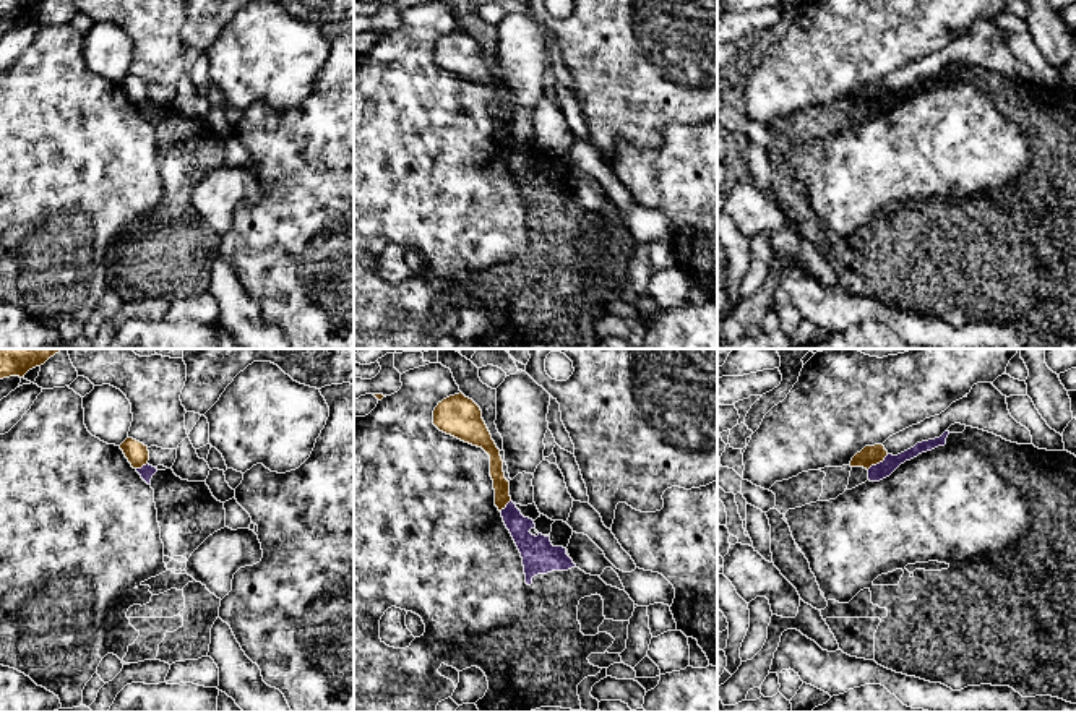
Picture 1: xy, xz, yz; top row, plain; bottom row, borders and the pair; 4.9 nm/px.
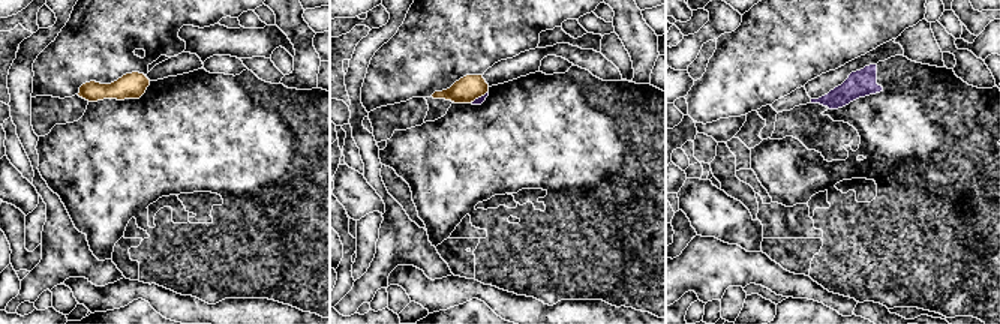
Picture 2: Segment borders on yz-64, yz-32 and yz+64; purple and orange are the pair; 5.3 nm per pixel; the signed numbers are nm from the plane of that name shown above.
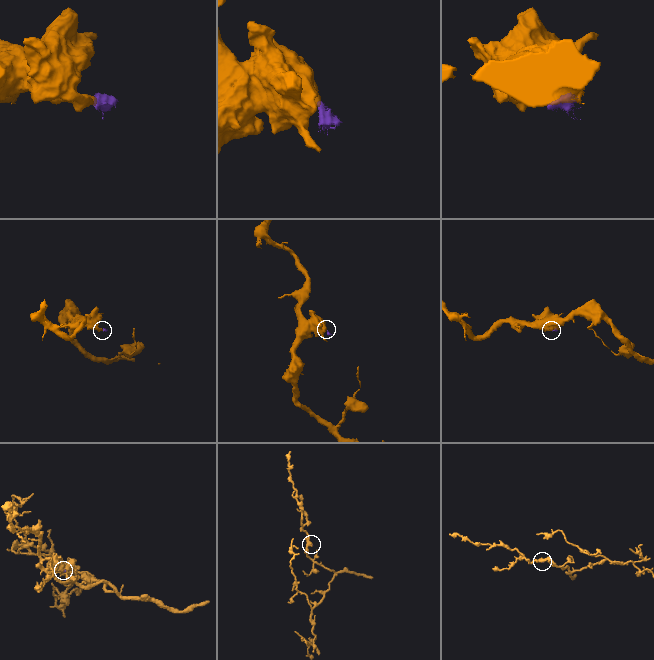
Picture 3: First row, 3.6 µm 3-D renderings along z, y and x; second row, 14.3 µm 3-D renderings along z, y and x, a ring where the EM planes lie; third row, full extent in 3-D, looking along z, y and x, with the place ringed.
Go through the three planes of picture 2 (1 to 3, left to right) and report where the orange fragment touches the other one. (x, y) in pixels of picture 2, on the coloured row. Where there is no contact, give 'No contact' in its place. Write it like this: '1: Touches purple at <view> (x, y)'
1: No contact
2: Touches purple at yz-32 (479, 98)
3: No contact

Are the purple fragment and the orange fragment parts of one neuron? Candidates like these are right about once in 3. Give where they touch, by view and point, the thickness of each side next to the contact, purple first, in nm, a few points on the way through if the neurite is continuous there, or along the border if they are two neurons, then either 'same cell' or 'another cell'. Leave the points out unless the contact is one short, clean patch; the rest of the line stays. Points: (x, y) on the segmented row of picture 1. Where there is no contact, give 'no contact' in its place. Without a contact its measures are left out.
meets purple in yz at (877, 464); 80 nm thick on the purple side, 100 nm on the other; border along yz (888, 454), (867, 469); another cell

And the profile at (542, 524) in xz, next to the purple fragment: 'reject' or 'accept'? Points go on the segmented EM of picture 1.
accept

